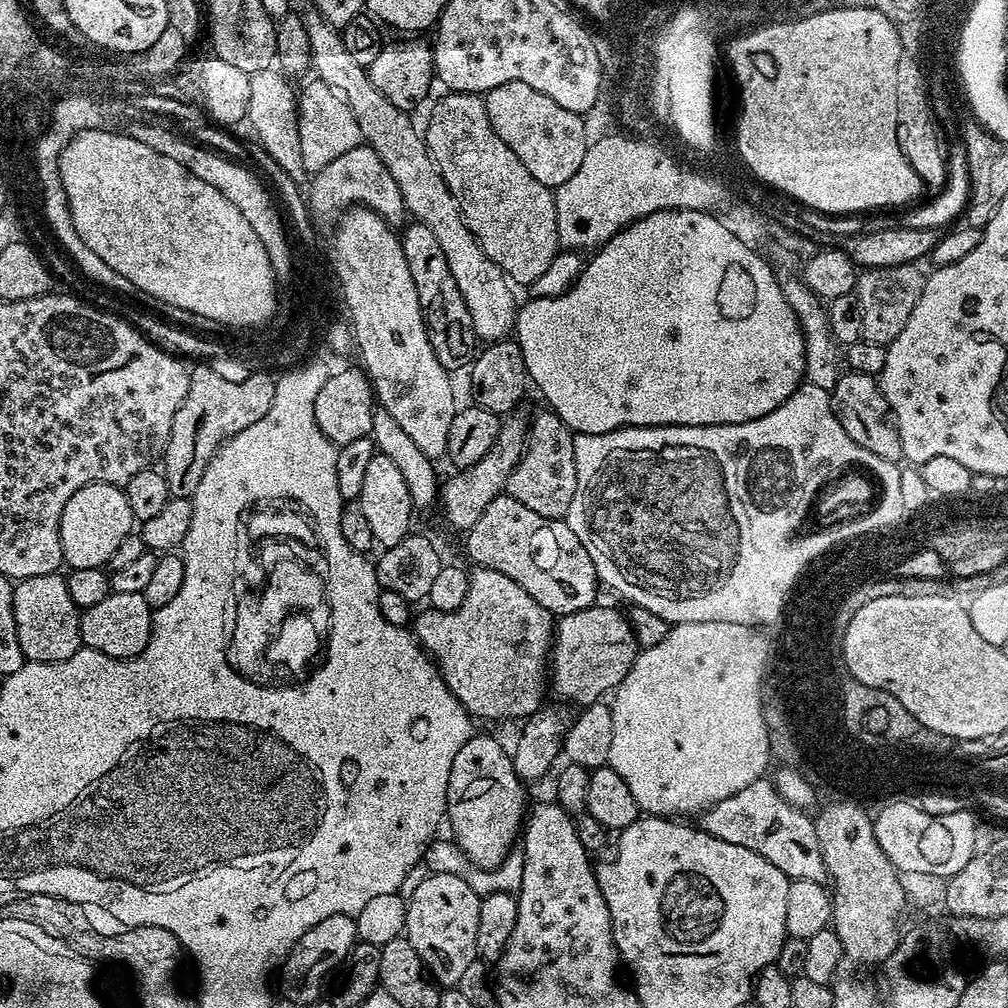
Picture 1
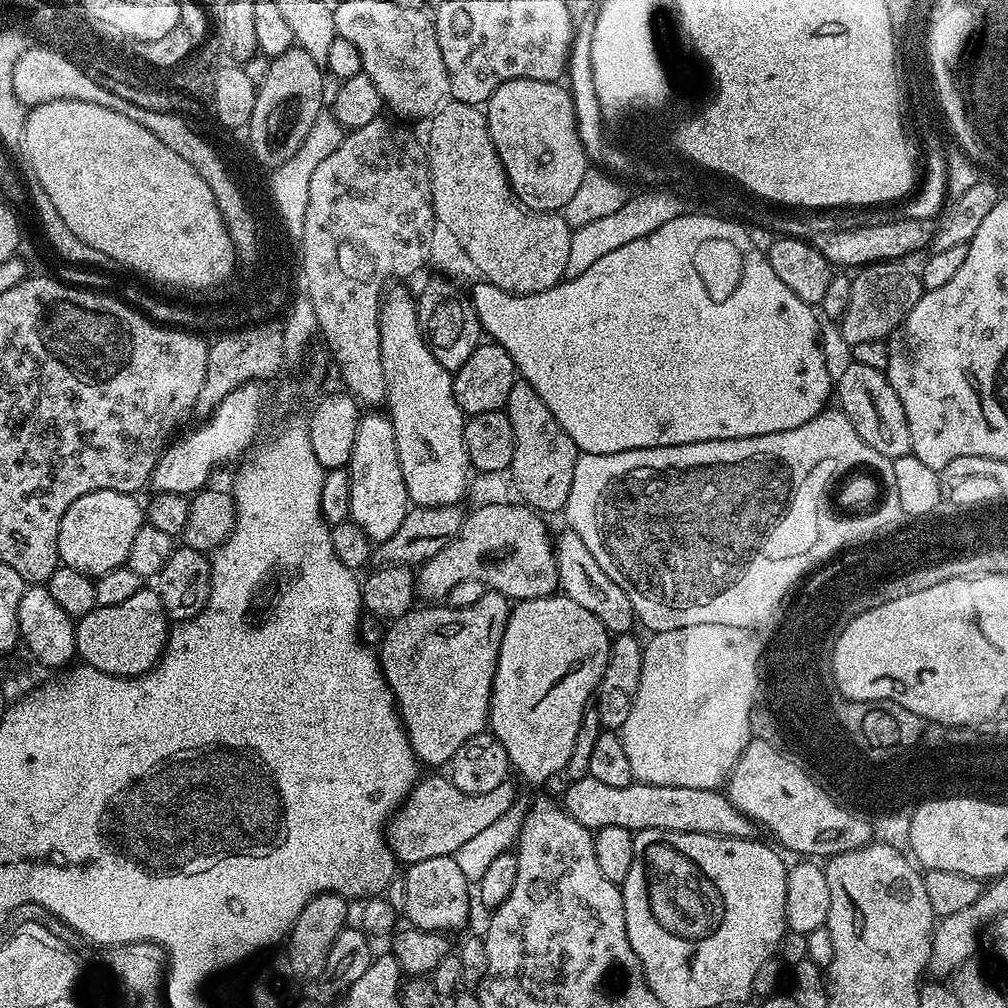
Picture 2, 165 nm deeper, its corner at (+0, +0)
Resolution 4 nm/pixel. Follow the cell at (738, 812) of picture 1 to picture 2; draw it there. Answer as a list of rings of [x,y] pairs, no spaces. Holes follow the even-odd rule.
[[[583,776],[581,780],[573,780],[567,785],[569,788],[564,792],[562,807],[565,812],[574,818],[584,828],[599,830],[618,826],[632,833],[642,830],[670,830],[671,832],[693,832],[694,834],[714,834],[715,836],[733,836],[747,840],[755,837],[758,832],[757,825],[752,823],[749,816],[743,816],[739,810],[728,801],[723,791],[703,786],[654,786],[653,784],[642,784],[634,782],[630,786],[605,786],[598,782],[593,776]]]

